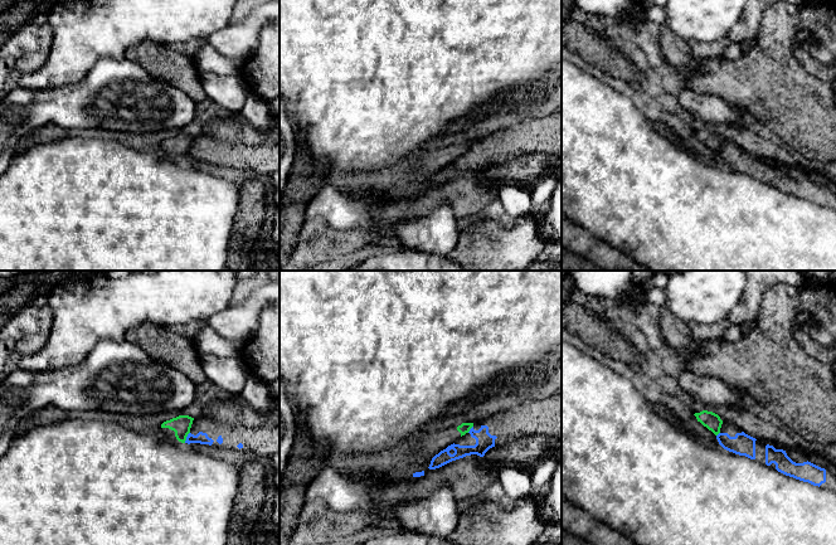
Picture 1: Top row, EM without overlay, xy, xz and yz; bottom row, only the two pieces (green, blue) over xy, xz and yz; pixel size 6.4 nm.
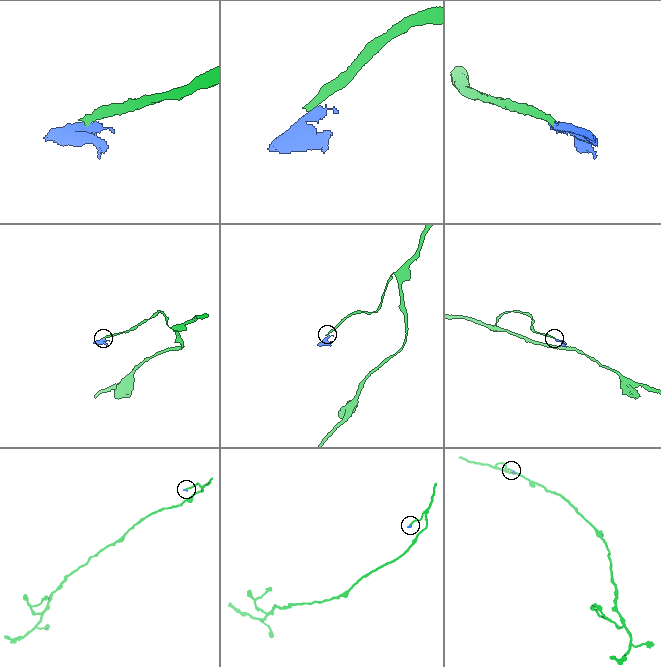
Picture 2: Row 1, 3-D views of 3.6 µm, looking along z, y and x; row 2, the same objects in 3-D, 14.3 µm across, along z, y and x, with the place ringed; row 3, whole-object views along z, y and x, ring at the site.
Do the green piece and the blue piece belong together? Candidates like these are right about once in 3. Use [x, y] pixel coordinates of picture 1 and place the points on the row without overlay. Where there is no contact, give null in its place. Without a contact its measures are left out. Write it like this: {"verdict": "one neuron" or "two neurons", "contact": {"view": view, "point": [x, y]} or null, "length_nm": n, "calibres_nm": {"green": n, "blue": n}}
{"verdict": "two neurons", "contact": {"view": "xy", "point": [186, 154]}, "length_nm": 80, "calibres_nm": {"green": 120, "blue": 70}}

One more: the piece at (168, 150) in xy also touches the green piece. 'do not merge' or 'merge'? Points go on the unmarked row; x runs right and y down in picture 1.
merge

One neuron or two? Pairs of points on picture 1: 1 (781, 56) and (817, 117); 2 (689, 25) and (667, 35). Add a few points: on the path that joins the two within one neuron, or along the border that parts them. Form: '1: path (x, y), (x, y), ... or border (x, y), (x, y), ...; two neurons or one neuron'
1: path (781, 71), (781, 81), (802, 102); one neuron
2: border (666, 25), (686, 42); two neurons

